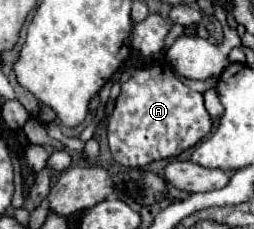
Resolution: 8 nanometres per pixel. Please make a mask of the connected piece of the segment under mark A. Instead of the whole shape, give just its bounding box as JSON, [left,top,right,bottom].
[108,63,212,168]

